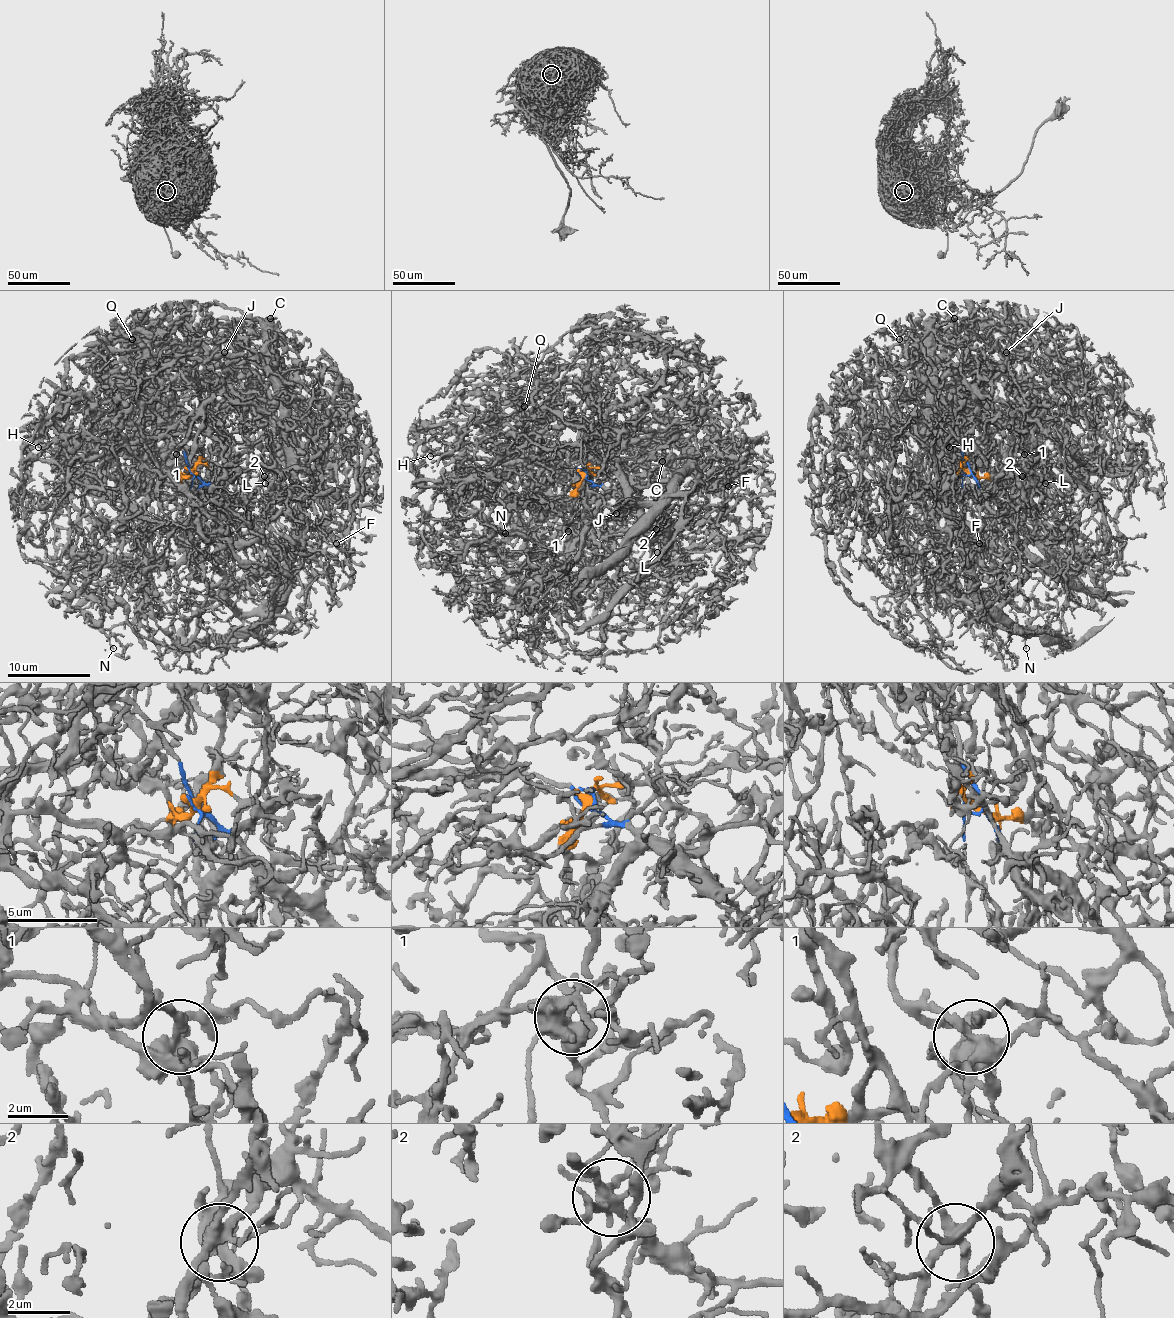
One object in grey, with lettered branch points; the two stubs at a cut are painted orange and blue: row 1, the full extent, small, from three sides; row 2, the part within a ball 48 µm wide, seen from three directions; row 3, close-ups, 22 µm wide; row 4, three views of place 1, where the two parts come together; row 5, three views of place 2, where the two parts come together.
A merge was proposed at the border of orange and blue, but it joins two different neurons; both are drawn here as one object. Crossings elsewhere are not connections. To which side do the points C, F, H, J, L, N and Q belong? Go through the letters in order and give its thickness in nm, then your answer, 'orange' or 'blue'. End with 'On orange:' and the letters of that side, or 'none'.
C: 190 nm thick; orange
F: 170 nm thick; orange
H: 110 nm thick; orange
J: 130 nm thick; orange
L: 100 nm thick; blue
N: 120 nm thick; blue
Q: 190 nm thick; orange
On orange: C, F, H, J, Q

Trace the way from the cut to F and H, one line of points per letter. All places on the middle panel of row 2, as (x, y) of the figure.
F: (583, 477), (577, 494), (589, 502), (627, 498), (662, 473), (706, 471), (720, 485), (714, 489), (728, 485)
H: (583, 477), (577, 494), (591, 500), (597, 485), (514, 504), (462, 456), (429, 456)

